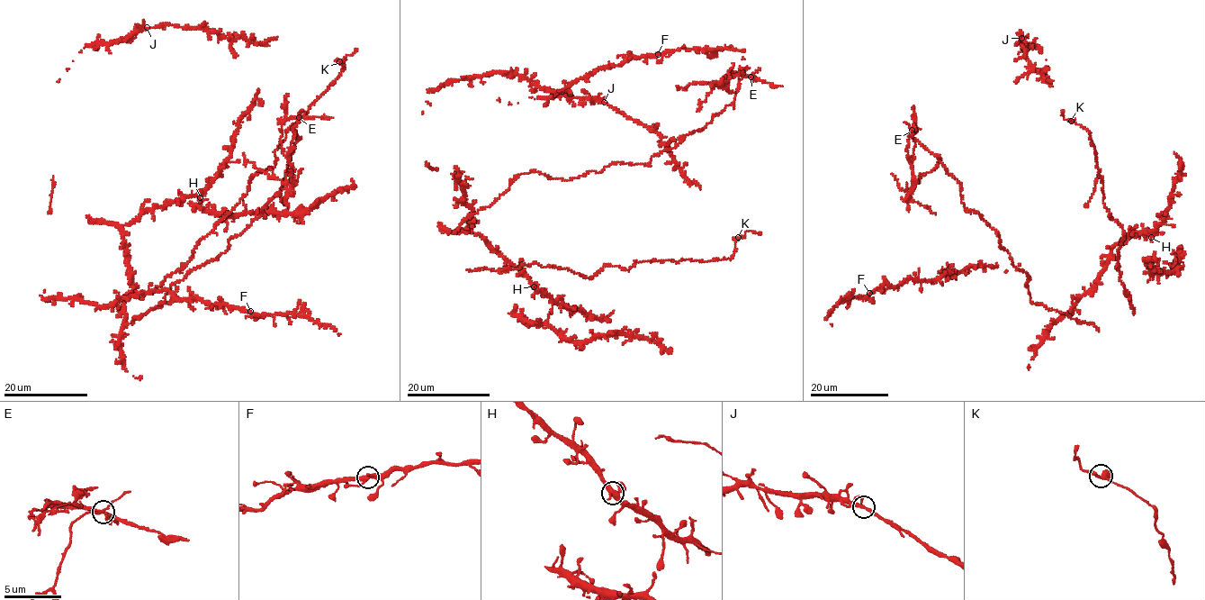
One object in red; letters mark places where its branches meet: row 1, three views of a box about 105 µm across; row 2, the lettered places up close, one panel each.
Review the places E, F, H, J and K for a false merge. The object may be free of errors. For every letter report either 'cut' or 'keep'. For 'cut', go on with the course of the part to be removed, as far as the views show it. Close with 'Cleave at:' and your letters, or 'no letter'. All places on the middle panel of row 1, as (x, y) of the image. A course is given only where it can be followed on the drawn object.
E: cut | (750, 76), (733, 72), (724, 76), (723, 84), (691, 83), (677, 90)
F: keep
H: keep
J: keep
K: keep
Cleave at: E

